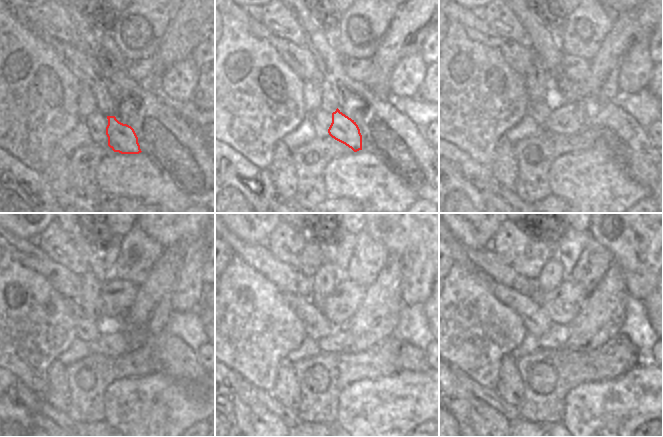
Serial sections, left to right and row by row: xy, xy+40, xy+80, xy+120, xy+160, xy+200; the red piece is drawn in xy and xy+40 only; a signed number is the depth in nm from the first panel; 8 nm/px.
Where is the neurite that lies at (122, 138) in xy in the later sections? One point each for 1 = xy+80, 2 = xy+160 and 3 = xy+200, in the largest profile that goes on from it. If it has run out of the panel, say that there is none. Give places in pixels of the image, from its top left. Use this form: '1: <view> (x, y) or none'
1: xy+80 (563, 121)
2: xy+160 (338, 341)
3: xy+200 (558, 334)

